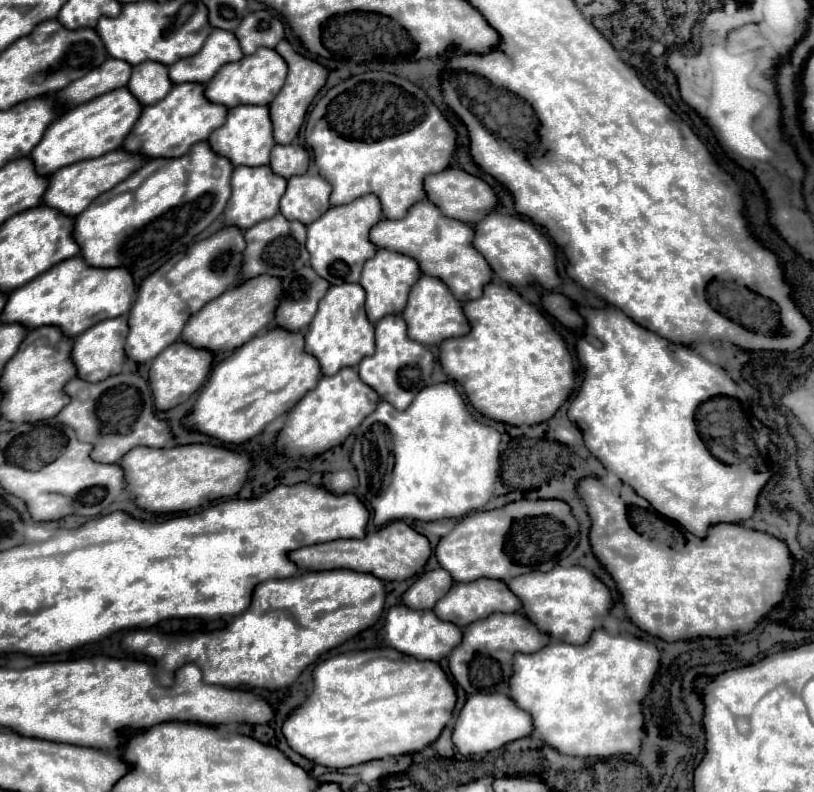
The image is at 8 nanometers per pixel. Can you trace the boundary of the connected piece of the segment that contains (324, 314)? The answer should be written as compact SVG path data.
M359 283L329 287L305 331L305 351L319 361L323 375L335 375L343 367L357 367L363 357L375 353L375 327L363 317L363 289L359 289Z

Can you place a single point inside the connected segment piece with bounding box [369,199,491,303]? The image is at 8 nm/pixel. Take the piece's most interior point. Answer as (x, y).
(443, 246)

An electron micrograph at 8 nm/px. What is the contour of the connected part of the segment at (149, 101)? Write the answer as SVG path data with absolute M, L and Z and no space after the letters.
M135 65L131 79L127 83L129 93L143 105L155 105L161 101L169 89L171 81L167 81L167 69L163 65Z

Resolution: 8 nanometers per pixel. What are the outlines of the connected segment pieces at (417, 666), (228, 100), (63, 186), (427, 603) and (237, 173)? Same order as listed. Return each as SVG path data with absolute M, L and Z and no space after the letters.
M395 649L341 653L321 661L313 669L313 691L291 715L285 717L281 733L285 735L289 747L305 759L325 767L343 769L371 759L421 751L439 737L451 719L455 699L453 685L435 661L403 657L403 653L395 653Z
M257 49L241 61L223 65L205 85L203 95L207 101L225 105L227 109L237 105L267 105L267 101L271 101L271 97L275 97L275 93L283 87L283 73L287 73L287 65L275 57L275 49Z
M117 149L117 151L105 153L103 157L97 157L97 159L87 159L87 161L79 161L75 165L67 165L49 177L47 191L43 195L43 205L57 209L59 213L63 213L67 217L77 217L83 209L87 209L87 205L91 205L91 201L95 197L99 197L107 189L113 189L119 181L127 179L137 167L143 165L143 161L145 159Z
M445 569L423 571L403 593L401 603L409 609L433 609L435 601L439 601L439 597L443 597L451 589L451 585L451 575Z
M239 167L233 169L231 175L231 199L223 211L225 225L237 227L241 231L257 225L259 221L271 219L279 213L279 197L283 197L283 189L287 187L287 181L283 177L275 177L271 169L265 167Z

